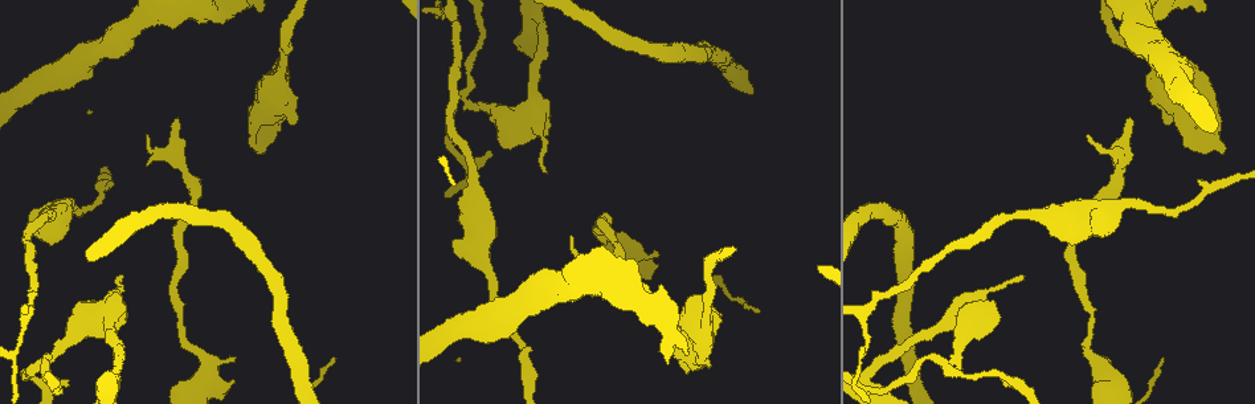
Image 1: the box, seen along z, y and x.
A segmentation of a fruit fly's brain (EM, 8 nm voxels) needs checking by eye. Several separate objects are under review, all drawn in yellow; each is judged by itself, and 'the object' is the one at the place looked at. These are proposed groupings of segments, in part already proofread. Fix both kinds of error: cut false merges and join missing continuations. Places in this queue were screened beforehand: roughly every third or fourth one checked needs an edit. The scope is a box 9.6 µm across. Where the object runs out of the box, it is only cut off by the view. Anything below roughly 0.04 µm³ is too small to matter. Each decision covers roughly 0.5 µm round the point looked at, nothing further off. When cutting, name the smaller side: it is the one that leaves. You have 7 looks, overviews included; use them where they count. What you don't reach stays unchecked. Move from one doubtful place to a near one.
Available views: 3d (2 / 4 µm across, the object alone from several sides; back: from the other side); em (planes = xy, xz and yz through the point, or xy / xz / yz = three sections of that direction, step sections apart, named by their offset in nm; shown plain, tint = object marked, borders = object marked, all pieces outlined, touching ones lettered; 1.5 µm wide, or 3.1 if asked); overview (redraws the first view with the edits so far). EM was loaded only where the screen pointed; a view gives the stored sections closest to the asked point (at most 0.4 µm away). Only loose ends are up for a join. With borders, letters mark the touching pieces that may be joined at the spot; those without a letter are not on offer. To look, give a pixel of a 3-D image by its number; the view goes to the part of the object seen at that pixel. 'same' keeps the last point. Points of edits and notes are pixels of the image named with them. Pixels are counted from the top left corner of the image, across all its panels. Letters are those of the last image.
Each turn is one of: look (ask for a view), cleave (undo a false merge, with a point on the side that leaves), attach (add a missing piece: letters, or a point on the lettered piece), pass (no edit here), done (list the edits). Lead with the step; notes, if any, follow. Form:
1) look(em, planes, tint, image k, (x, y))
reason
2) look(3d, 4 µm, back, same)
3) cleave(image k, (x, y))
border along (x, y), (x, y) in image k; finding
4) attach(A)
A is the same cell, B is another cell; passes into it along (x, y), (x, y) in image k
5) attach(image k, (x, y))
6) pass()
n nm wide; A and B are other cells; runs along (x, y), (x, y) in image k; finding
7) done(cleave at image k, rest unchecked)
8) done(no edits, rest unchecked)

look(em, xz, step 4, tint, image 1, (1133, 122))
an open end

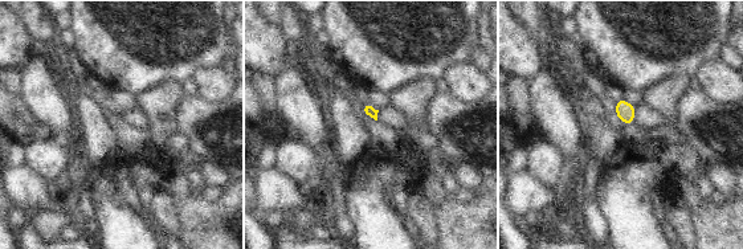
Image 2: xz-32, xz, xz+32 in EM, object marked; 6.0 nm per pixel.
look(em, xz, step 4, borders, same)

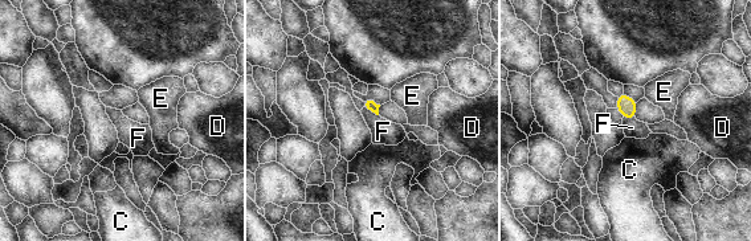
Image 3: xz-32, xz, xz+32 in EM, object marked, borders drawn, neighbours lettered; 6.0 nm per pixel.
pass()
C, D, E and F are other cells; border along (364, 106), (378, 115) in image 3; none of them fits

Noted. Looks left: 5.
look(em, planes, borders, image 1, (710, 346))
an open end

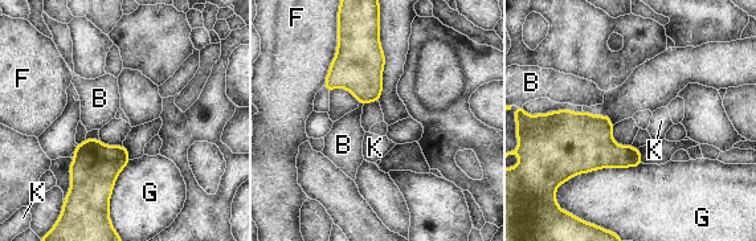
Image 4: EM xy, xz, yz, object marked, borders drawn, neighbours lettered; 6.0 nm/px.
pass()
240 nm wide; B, F, G and K are other cells; border along (359, 102), (363, 105) in image 4; none of them fits

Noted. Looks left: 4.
look(3d, 4 µm, image 1, (463, 97))
side arm on a straight run

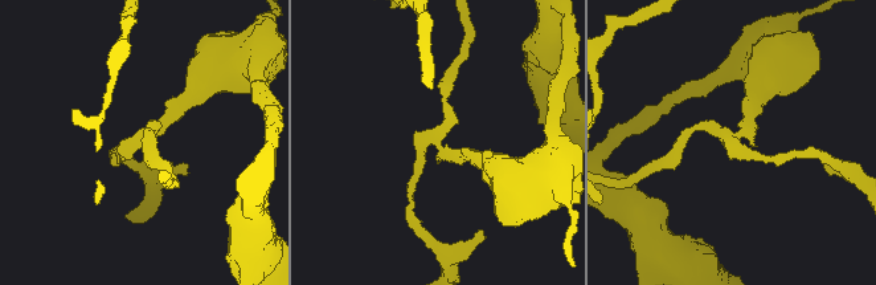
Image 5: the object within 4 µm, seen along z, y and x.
look(em, planes, borders, image 5, (140, 137))
shape alone is not enough

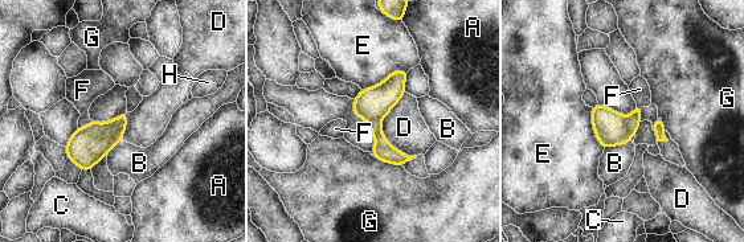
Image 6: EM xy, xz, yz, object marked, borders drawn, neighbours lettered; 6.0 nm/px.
cleave(image 6, (634, 118))
190 nm wide; A, B, C, D, E, F, G and H are other cells; a second neuron is stuck on

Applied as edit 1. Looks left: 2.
done(cleave at image 6, rest unchecked)

